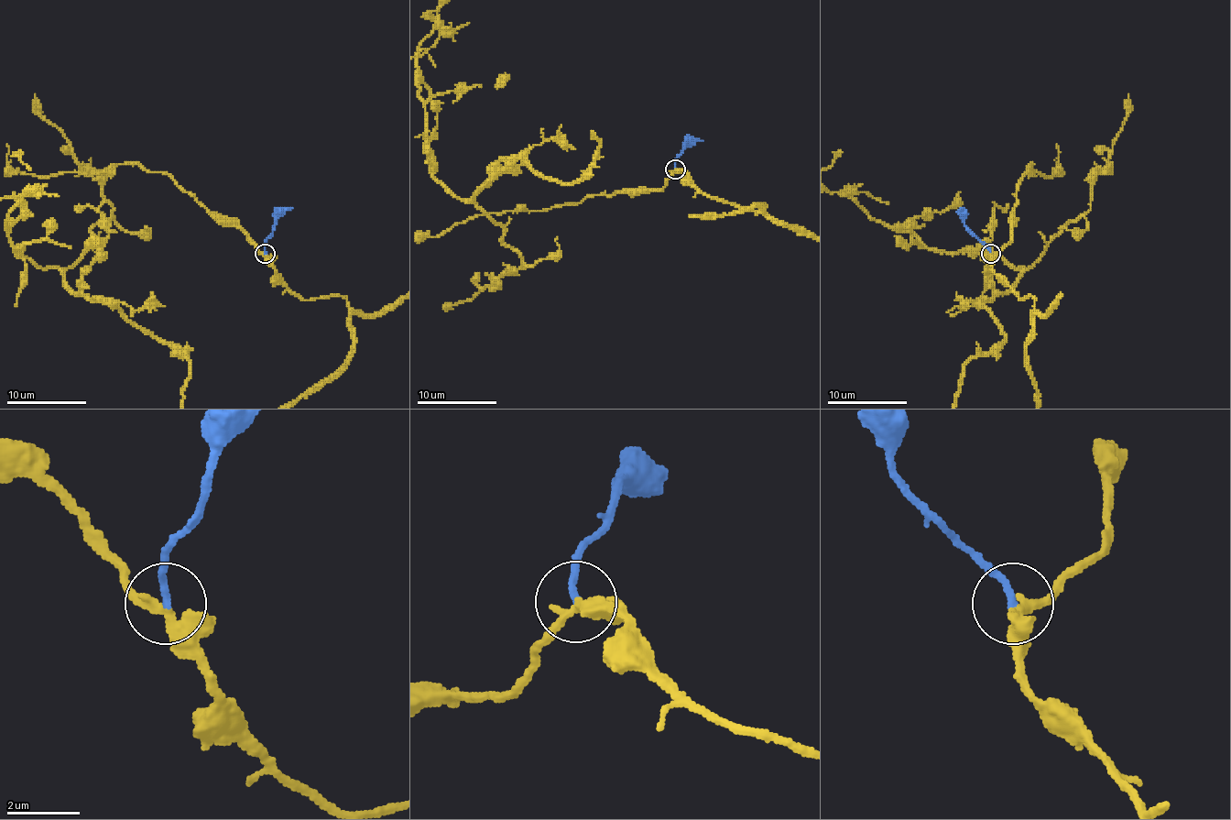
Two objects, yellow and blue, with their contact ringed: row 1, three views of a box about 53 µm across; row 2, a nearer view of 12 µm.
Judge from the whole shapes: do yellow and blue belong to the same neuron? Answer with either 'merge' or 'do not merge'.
merge

